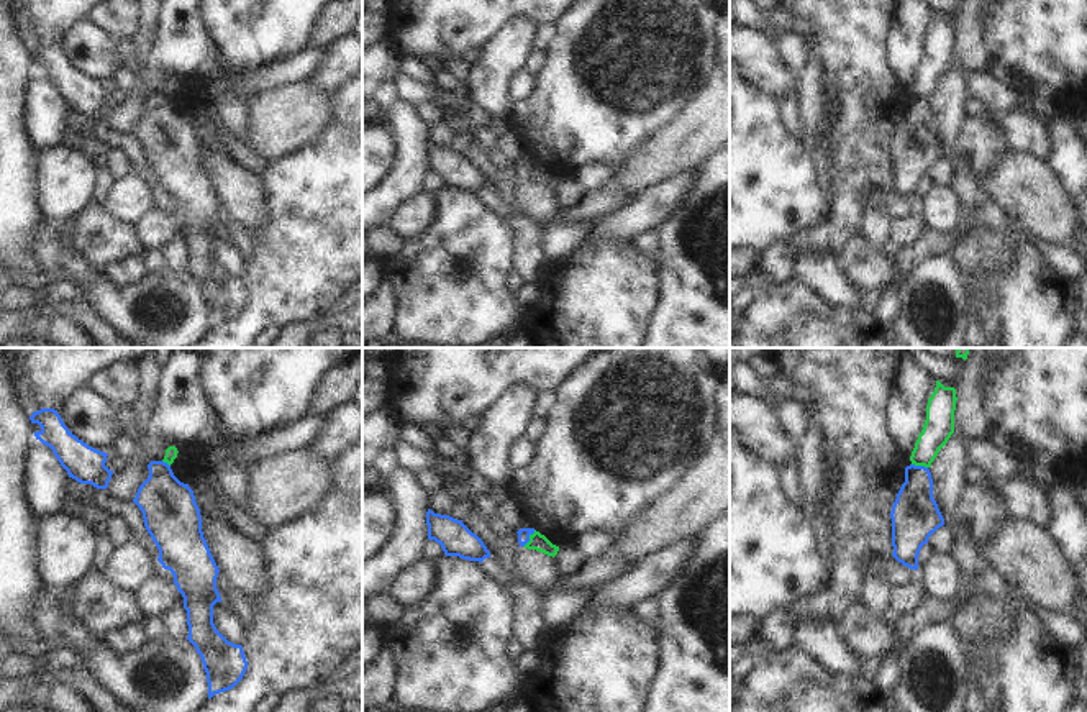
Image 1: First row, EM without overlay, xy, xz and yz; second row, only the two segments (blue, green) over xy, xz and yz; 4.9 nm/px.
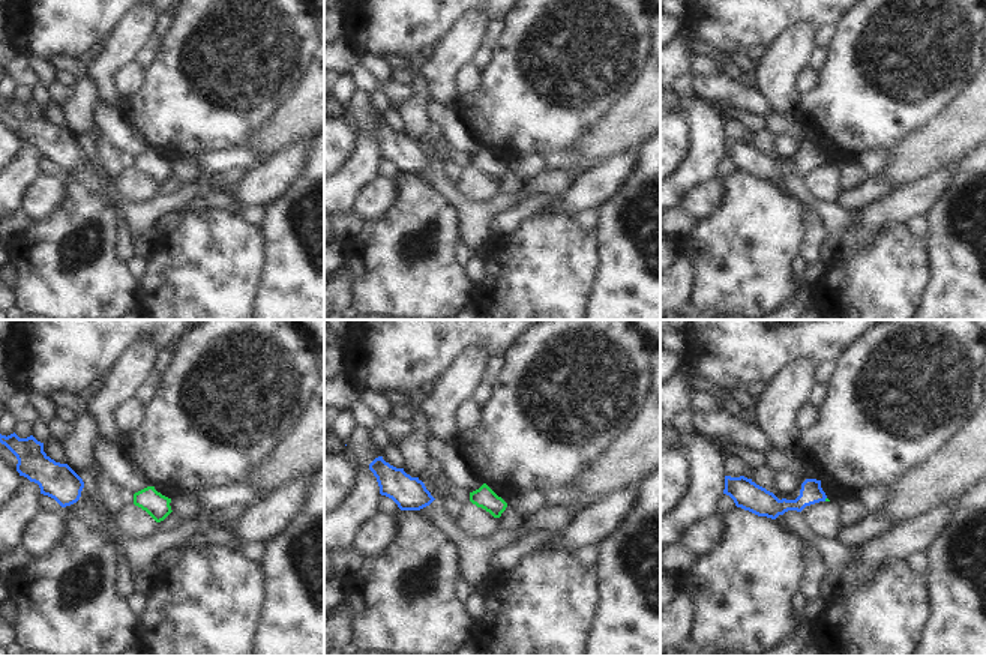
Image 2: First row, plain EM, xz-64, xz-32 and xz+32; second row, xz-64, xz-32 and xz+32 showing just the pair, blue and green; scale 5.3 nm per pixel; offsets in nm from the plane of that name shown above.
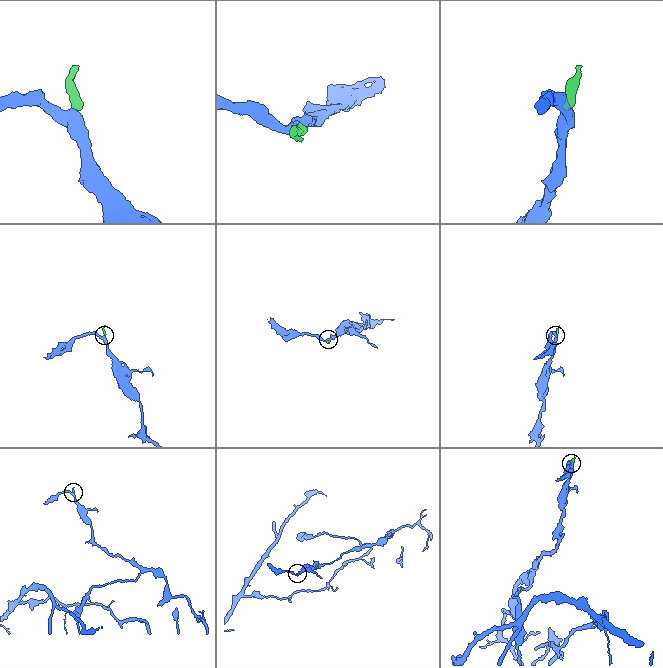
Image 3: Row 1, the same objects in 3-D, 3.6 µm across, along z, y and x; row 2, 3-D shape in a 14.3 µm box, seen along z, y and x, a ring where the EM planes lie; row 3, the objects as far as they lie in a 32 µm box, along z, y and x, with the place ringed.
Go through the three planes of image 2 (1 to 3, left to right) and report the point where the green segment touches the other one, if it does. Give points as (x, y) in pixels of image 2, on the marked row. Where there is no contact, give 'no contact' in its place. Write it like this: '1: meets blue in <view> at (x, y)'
1: no contact
2: no contact
3: meets blue in xz+32 at (826, 497)

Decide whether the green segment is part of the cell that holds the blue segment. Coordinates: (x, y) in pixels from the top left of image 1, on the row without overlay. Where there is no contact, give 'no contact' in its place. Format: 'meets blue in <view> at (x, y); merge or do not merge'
meets blue in xz at (528, 171); do not merge

